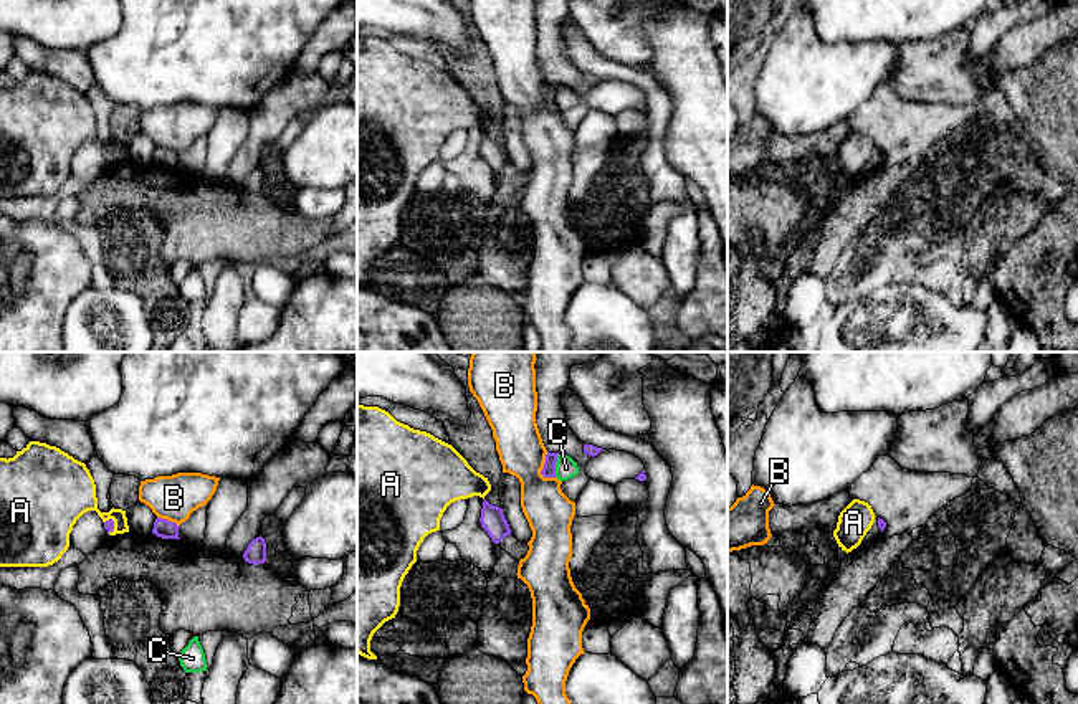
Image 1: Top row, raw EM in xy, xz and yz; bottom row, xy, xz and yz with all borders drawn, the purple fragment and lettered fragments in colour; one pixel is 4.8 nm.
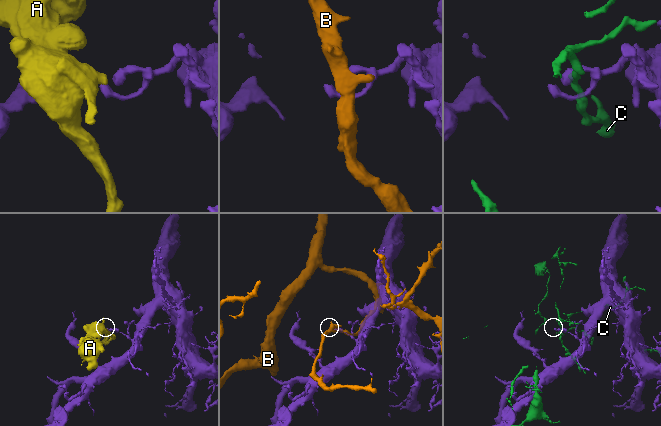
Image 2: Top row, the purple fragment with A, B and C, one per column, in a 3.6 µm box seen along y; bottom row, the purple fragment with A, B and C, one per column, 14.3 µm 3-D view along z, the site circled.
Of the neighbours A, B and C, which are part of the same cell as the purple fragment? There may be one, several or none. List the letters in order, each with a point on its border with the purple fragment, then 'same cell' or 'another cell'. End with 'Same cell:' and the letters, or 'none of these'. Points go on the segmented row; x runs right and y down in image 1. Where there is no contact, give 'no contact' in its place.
A: xy (113, 526) | another cell
B: xz (543, 470) | another cell
C: xz (554, 466) | another cell
Same cell: none of these

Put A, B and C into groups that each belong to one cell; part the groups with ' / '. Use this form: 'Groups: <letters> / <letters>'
Groups: A / B / C

